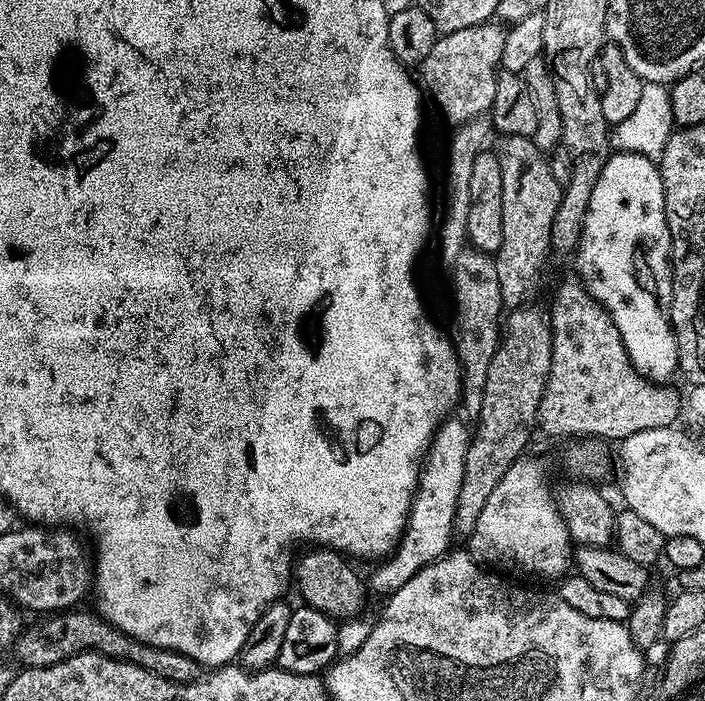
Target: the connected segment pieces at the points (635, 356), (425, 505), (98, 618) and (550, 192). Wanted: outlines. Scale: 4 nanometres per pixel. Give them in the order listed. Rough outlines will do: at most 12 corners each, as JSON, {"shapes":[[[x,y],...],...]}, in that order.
{"shapes":[[[613,151],[574,259],[640,376],[680,370],[657,161]],[[440,425],[398,547],[370,588],[397,592],[453,547],[473,433]],[[95,611],[25,627],[14,653],[41,668],[97,652],[188,684],[201,665],[155,648]],[[532,138],[499,141],[500,294],[521,303],[549,255],[562,186]]]}

